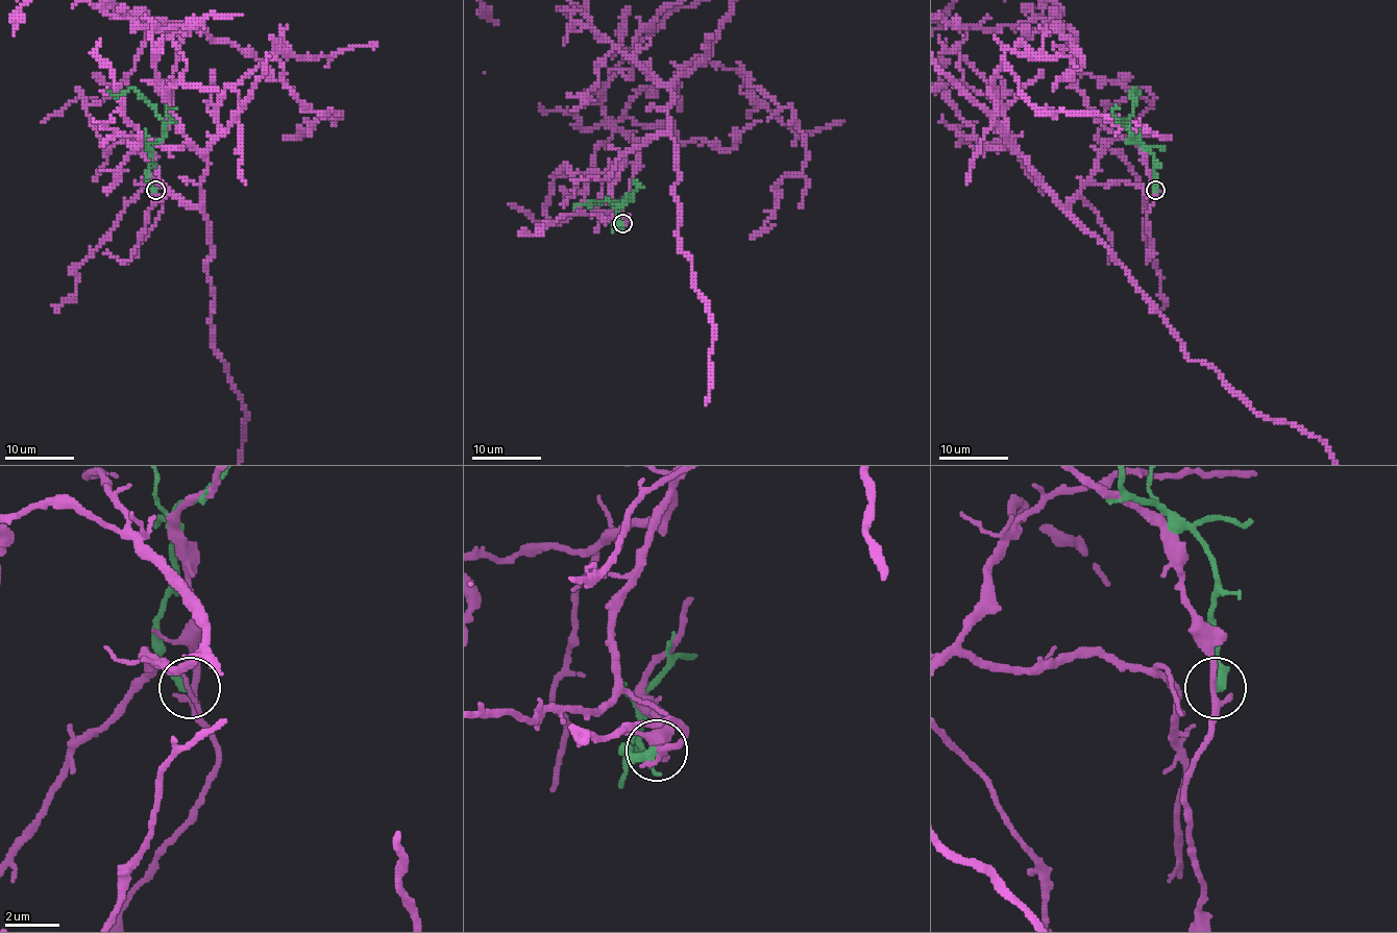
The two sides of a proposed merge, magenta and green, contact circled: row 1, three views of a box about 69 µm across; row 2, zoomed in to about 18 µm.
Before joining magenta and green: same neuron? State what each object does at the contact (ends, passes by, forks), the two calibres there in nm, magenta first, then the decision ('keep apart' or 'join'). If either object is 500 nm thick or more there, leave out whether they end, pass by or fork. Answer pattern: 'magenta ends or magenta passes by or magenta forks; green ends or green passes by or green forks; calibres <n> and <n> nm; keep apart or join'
magenta forks; green ends; calibres 200 and 360 nm; keep apart

